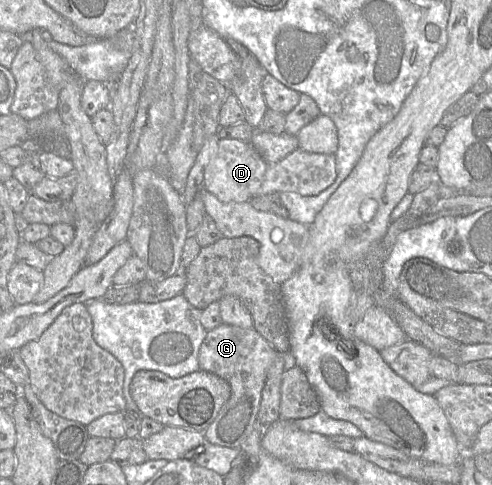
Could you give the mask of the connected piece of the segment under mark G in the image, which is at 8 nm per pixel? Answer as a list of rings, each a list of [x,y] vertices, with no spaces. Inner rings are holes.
[[[221,323],[207,332],[199,350],[200,370],[213,373],[227,381],[231,396],[217,417],[204,432],[208,442],[229,448],[239,448],[258,426],[258,412],[267,372],[279,353],[254,329]]]

